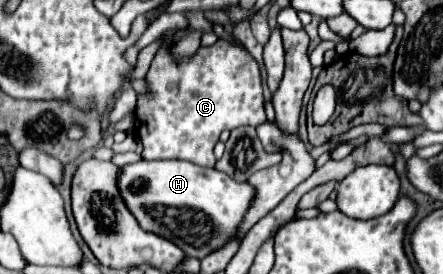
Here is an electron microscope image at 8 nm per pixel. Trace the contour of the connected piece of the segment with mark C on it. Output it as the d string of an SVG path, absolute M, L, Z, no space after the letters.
M168 30L162 34L164 44L156 52L150 70L146 74L148 94L138 94L136 134L144 146L142 158L144 160L176 158L176 160L188 160L198 166L214 166L216 158L212 154L212 148L224 130L234 130L238 126L256 128L266 122L260 68L256 60L250 56L250 52L226 40L218 40L214 46L200 46L196 56L188 56L188 60L176 60L170 52L172 46L178 42L176 34L178 30Z

